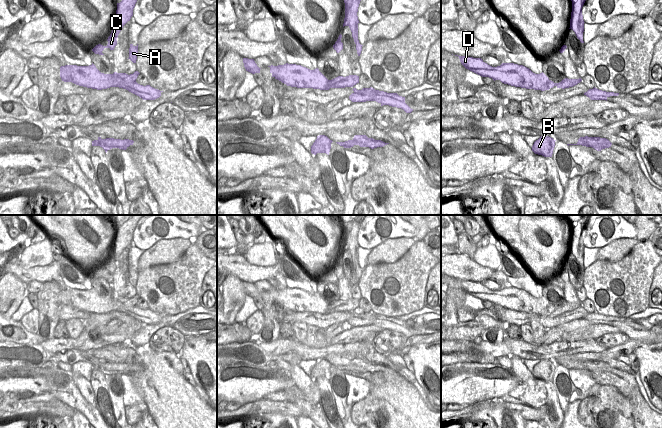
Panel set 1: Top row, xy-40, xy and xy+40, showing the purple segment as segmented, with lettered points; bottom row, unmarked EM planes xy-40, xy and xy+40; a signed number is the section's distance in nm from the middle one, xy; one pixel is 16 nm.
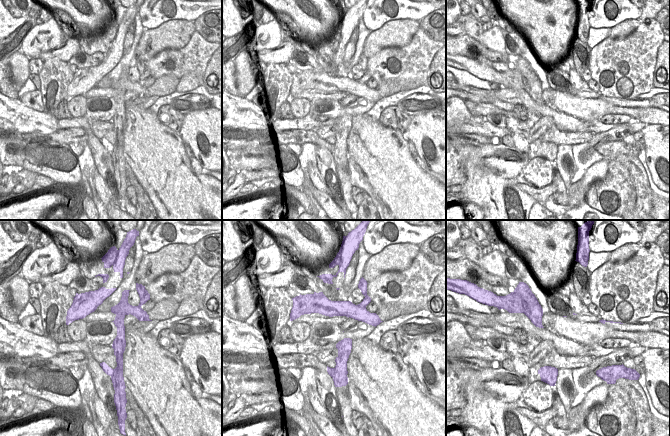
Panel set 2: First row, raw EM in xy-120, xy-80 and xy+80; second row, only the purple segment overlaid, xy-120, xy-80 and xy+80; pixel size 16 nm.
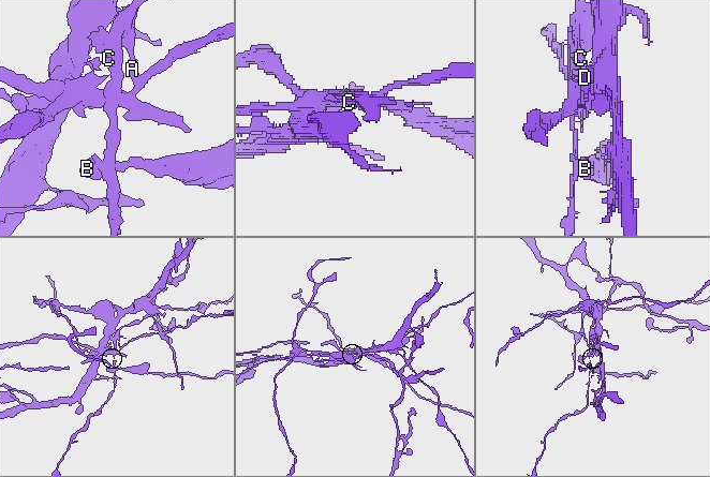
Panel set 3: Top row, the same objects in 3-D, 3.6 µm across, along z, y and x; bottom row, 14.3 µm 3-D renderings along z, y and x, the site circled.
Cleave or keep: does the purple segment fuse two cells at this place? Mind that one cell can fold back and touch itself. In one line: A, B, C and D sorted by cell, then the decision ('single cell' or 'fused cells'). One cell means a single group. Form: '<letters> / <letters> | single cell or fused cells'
A B D / C | fused cells

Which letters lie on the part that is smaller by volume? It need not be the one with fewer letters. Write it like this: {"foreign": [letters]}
{"foreign": ["C"]}

